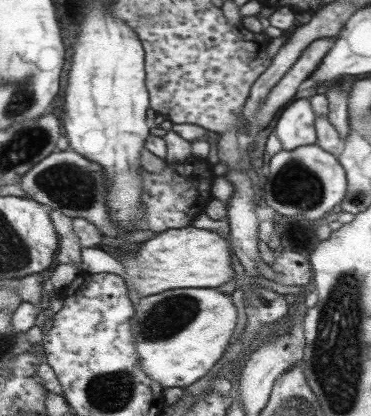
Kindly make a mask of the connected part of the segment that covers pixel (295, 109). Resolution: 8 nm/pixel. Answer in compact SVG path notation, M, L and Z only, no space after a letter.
M308 98L298 99L285 106L273 130L281 140L282 150L316 143L315 118L316 114L312 112Z

